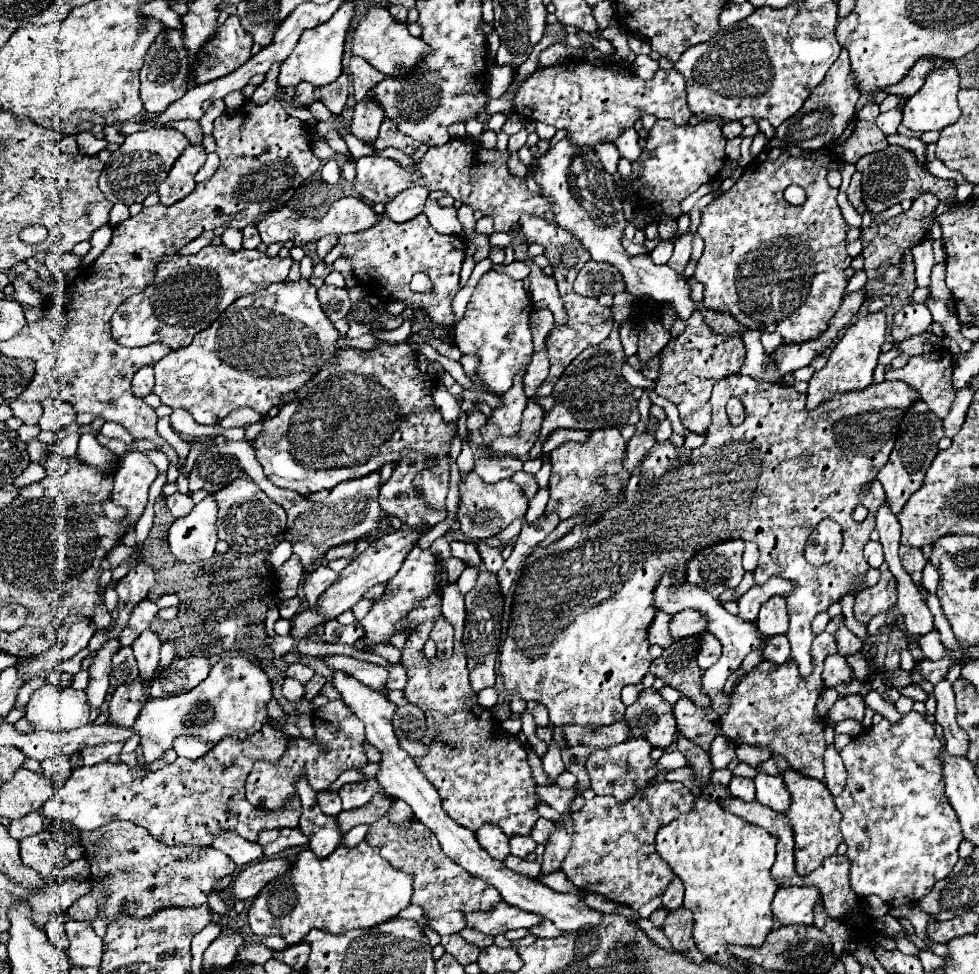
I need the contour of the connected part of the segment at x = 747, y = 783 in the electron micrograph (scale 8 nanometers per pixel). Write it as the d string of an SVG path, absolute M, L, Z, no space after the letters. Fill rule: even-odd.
M732 777L730 781L730 791L734 797L742 799L742 801L754 801L754 779L746 779L746 777Z

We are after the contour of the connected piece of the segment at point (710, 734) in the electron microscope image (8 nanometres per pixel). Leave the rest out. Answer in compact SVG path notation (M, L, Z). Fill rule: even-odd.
M682 697L672 705L674 709L674 719L678 731L700 745L702 749L710 749L712 739L720 733L720 719L718 715L706 707L696 707L688 697Z

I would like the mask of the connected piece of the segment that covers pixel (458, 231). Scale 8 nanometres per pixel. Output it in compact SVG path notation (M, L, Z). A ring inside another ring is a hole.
M426 201L424 213L430 225L442 235L462 235L462 223L456 217L456 207L440 207L436 201Z

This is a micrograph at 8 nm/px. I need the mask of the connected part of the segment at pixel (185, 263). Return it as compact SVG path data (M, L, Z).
M208 245L196 255L170 255L158 263L154 283L142 293L126 299L112 315L112 337L124 347L142 347L164 343L180 349L192 343L194 335L212 325L212 321L238 297L256 293L270 283L286 281L292 259L268 257L262 251L228 251L224 245Z

